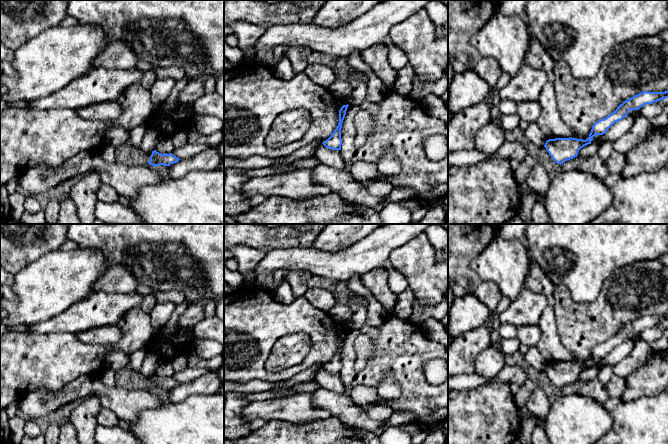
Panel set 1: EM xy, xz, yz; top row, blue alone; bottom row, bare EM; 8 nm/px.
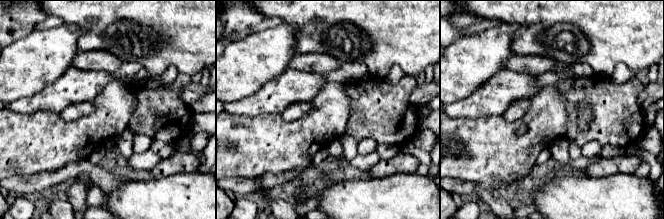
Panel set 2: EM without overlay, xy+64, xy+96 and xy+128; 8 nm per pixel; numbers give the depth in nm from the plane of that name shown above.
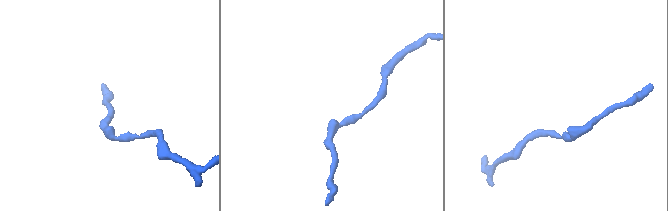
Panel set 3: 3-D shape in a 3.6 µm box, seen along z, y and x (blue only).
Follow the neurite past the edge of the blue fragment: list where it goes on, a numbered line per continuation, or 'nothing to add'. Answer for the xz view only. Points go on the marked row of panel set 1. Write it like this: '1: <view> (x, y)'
nothing to add

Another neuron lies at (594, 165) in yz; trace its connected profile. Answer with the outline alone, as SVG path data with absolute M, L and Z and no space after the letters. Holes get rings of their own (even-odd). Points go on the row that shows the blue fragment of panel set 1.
M597 153L587 158L575 157L567 160L561 164L561 168L563 171L579 170L602 181L609 175L606 161L602 160Z

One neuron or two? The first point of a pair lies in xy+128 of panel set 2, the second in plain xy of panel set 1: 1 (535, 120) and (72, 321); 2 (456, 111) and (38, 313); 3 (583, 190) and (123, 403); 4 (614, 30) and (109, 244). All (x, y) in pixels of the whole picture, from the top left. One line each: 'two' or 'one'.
1: two
2: two
3: two
4: one

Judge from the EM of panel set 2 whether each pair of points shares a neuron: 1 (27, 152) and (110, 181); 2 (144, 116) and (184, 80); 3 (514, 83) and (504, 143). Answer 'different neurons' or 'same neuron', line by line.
1: different neurons
2: same neuron
3: different neurons

